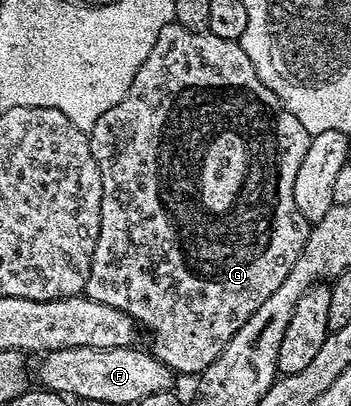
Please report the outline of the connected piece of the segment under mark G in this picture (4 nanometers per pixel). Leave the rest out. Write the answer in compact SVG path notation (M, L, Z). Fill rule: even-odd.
M175 22L167 24L158 34L150 54L146 54L146 62L138 66L134 82L130 82L130 90L126 90L126 98L98 118L88 137L92 157L102 174L102 222L83 295L94 302L102 302L102 306L122 310L137 325L144 327L145 324L157 336L155 356L173 373L185 372L195 377L204 372L206 366L222 354L226 342L242 330L250 314L254 314L254 310L258 310L258 306L266 302L282 282L286 282L286 274L290 274L294 262L298 262L298 254L302 254L308 232L305 221L301 220L294 206L294 178L298 166L302 166L302 158L306 158L309 139L310 133L302 126L300 117L284 108L284 103L264 85L262 78L258 78L254 62L246 58L246 50L242 50L239 42L218 38L210 31L191 32ZM179 284L184 287L184 296L188 300L168 300L168 291Z

